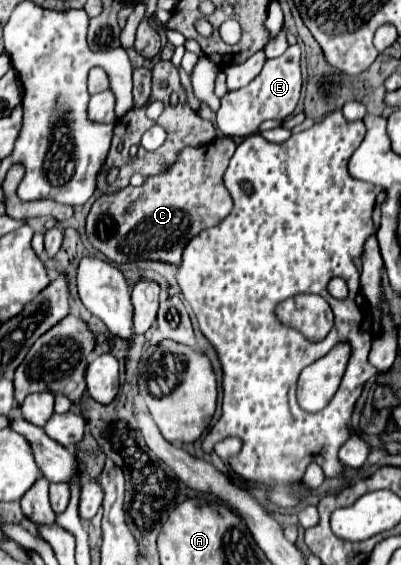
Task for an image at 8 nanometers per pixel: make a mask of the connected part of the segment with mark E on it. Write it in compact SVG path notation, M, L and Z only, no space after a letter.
M292 45L280 57L268 59L260 75L254 81L250 81L246 87L230 91L226 97L222 97L222 105L218 109L218 129L226 137L244 139L248 135L254 135L260 123L266 119L278 119L278 121L286 119L288 115L292 115L300 99L300 87L302 87L300 47Z

